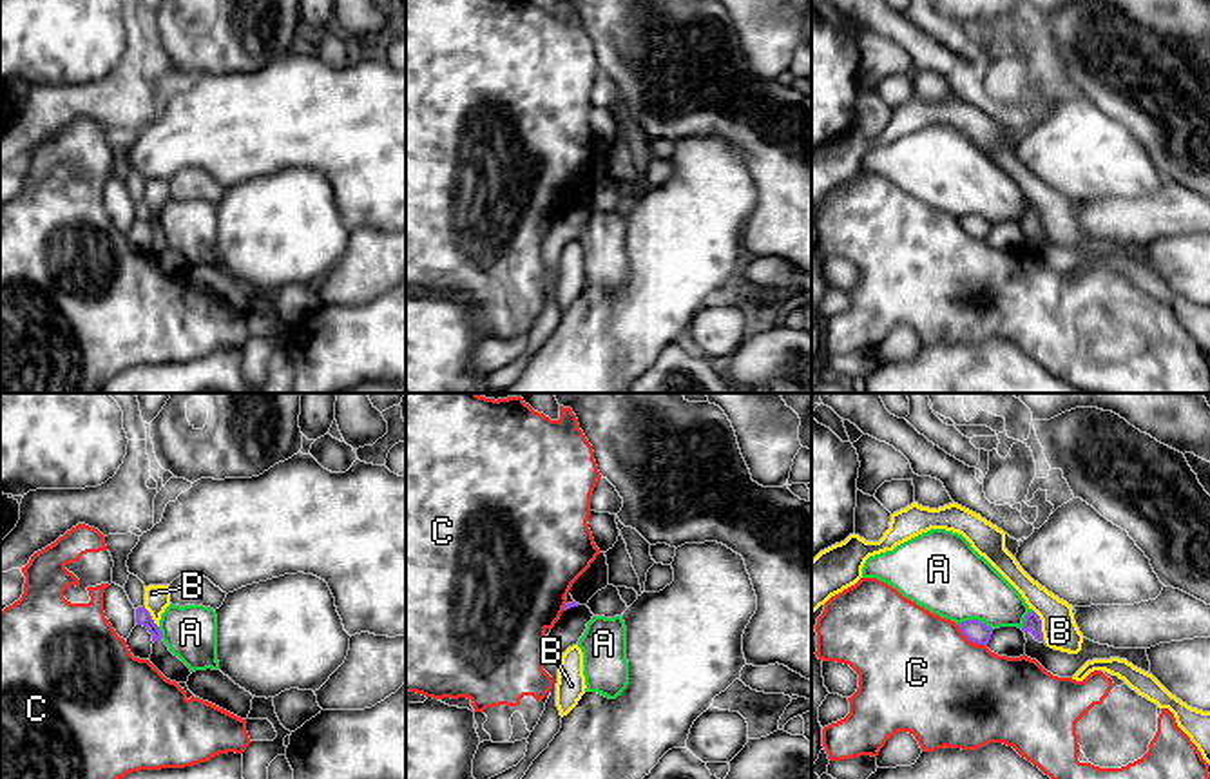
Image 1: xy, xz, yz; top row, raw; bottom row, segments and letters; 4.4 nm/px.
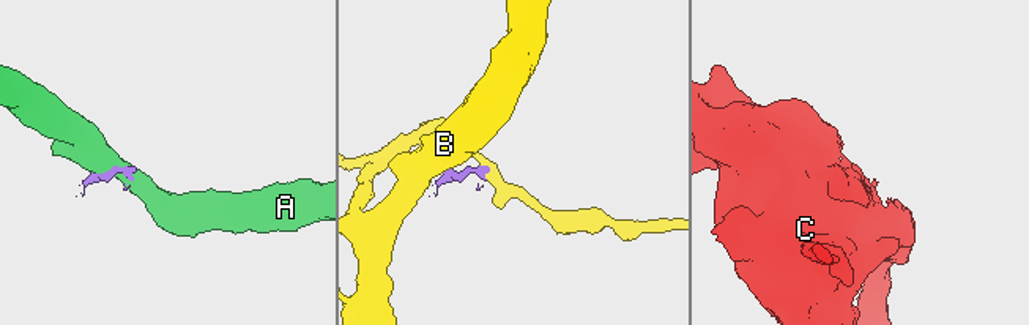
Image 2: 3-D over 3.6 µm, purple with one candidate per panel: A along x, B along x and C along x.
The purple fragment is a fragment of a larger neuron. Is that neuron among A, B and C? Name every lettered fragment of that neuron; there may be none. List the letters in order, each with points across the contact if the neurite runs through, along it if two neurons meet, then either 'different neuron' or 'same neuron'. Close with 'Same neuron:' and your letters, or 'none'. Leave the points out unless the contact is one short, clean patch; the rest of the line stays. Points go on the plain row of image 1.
A: border yz (957, 218), (980, 214), (993, 223); different neuron
B: border yz (1033, 203), (1040, 214), (1044, 232); different neuron
C: different neuron
Same neuron: none

